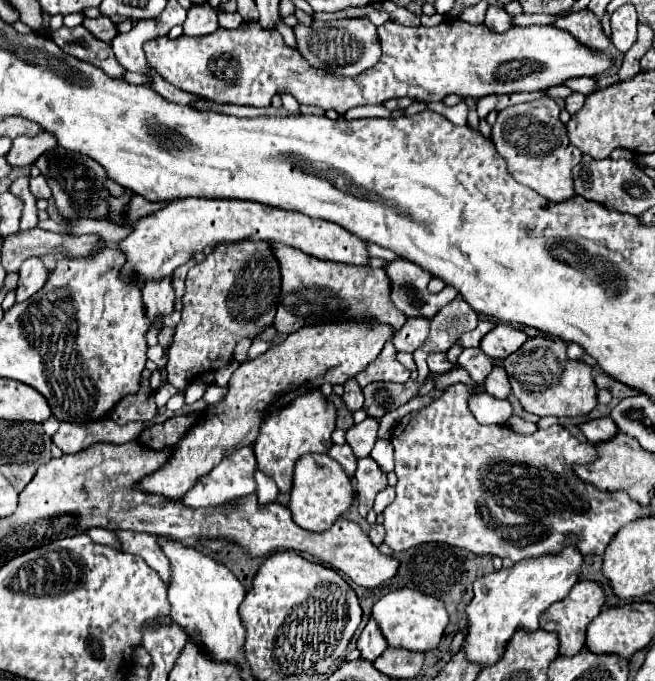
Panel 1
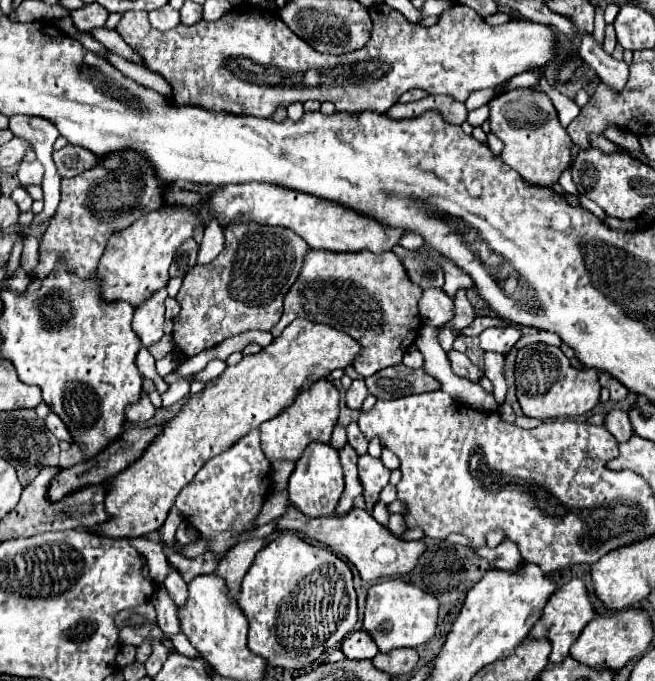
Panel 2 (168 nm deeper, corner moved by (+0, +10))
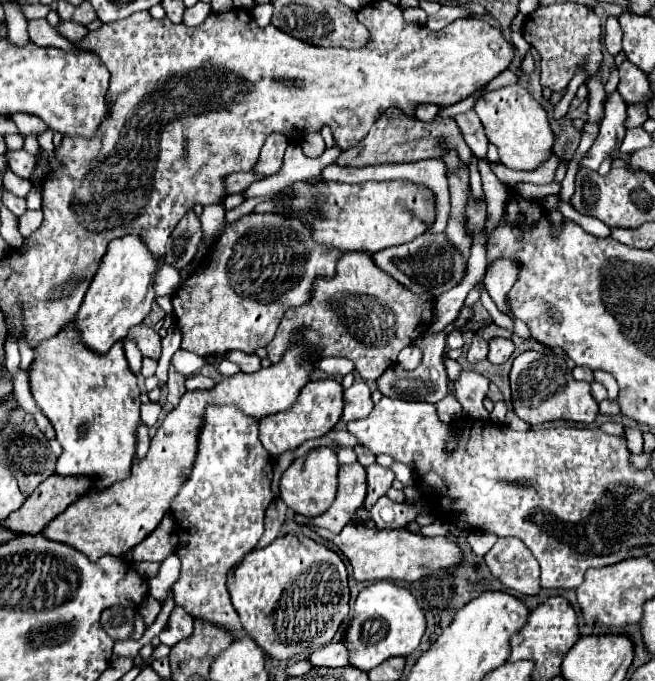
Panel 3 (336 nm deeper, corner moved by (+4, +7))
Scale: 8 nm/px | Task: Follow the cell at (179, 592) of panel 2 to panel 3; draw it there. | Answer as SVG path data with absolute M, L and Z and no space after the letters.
M173 607L171 617L169 617L165 629L161 631L159 639L161 639L161 643L173 647L175 643L179 643L187 635L191 635L191 629L193 629L191 615L187 615L187 611L183 611L183 607Z

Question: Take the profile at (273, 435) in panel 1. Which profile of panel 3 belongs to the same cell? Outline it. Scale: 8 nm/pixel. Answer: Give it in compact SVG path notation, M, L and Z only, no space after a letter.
M335 379L309 381L301 389L295 405L289 411L273 413L273 415L267 415L265 419L259 421L259 439L261 439L263 447L269 451L269 455L277 457L285 451L297 449L307 439L323 437L327 431L331 431L337 425L337 421L341 419L341 413L343 413L343 387L341 387L341 383Z

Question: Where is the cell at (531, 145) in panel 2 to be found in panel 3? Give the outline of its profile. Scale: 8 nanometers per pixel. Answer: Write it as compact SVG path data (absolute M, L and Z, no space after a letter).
M511 85L483 95L475 105L475 113L485 127L487 139L497 145L499 161L505 167L517 171L533 171L551 159L555 135L549 123L549 115L525 87Z

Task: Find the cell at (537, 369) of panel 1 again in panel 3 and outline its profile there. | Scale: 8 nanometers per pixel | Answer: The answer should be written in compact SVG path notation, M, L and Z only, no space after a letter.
M525 351L517 355L511 367L511 391L515 413L529 425L541 425L545 421L557 421L557 419L593 423L599 411L597 401L591 397L589 383L575 381L561 355L549 355L537 351Z

